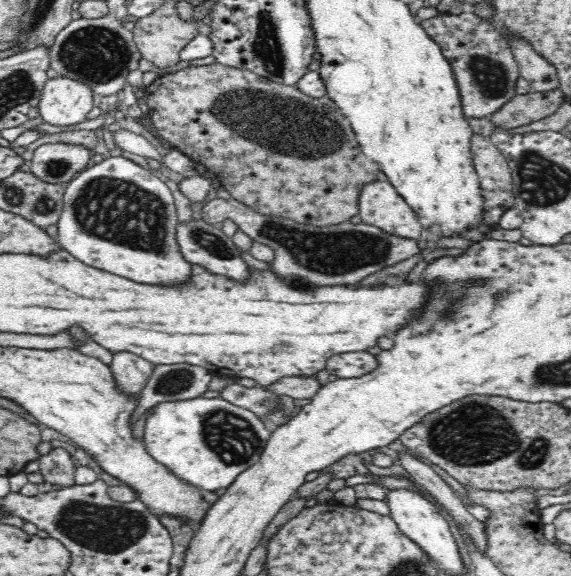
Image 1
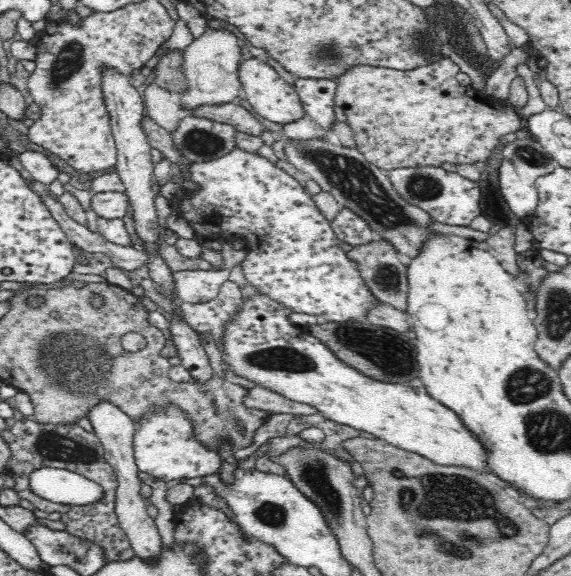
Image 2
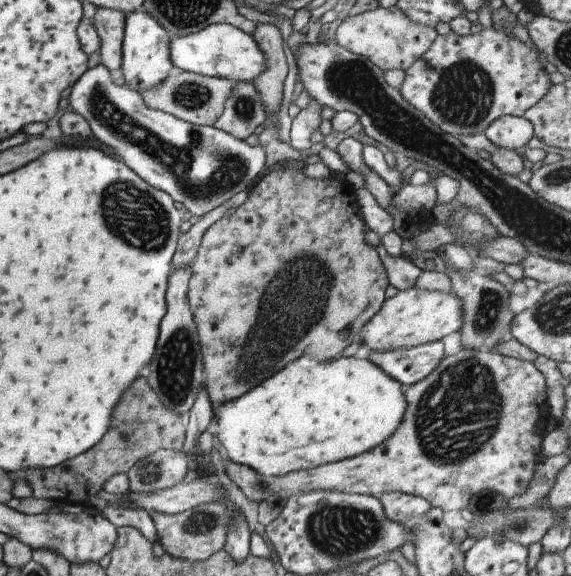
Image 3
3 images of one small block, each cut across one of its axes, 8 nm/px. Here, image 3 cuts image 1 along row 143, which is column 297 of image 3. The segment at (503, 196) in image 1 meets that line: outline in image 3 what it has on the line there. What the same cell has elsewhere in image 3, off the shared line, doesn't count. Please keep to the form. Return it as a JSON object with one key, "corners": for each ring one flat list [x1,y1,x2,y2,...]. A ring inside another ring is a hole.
{"corners":[[461,349,455,355,444,356,441,362,435,365,433,372,429,372,423,380,412,384,405,390,403,396,405,396,403,420,399,424,399,428,395,428,395,432,387,440,383,440,383,444,379,444,377,448,371,448,369,452,353,456,353,458,340,460,333,464,322,464,317,468,293,471,279,477,267,477,257,474,261,478,261,486,263,486,265,494,276,494,278,500,286,501,291,496,298,495,299,492,315,492,316,490,330,490,367,496,373,496,374,494,380,494,381,496,388,492,398,492,423,498,423,500,427,500,431,504,431,507,438,508,441,512,457,512,457,510,460,511,466,508,469,498,481,490,491,490,491,492,501,494,501,496,509,499,511,496,521,494,529,486,529,482,533,478,533,466,541,462,542,459,542,456,539,454,542,438,541,434,539,434,539,424,547,420,548,414,545,407,545,379,541,372,535,369,532,362,517,360,491,351]]}

